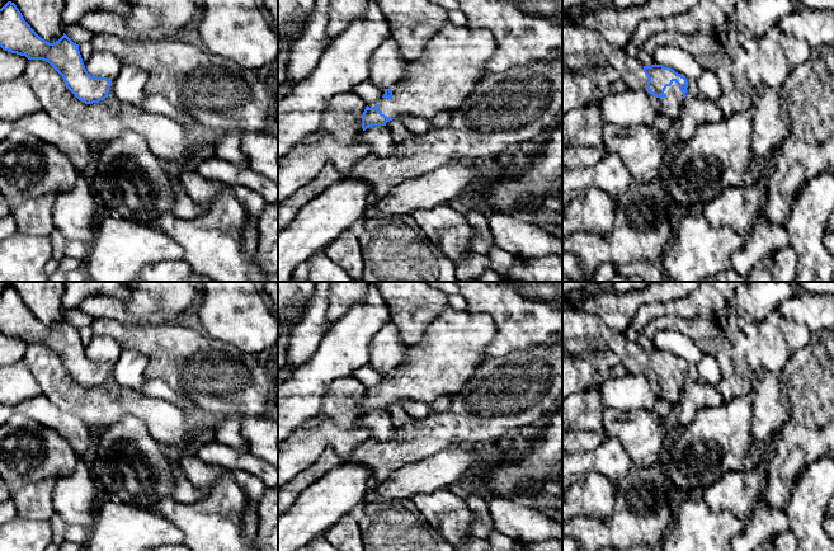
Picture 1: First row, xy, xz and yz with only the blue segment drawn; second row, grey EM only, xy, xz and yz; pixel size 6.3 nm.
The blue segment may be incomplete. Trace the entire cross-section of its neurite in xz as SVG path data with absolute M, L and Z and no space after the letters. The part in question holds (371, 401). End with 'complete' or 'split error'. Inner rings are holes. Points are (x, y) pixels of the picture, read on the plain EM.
M444 309L427 326L421 340L415 345L409 345L402 364L385 373L381 385L366 391L362 400L363 415L373 410L386 410L387 406L405 399L429 405L446 394L458 392L486 359L485 349L491 344L495 333L496 325L486 314Z; split error

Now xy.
M11 286L0 293L0 331L28 344L48 347L62 361L66 372L85 388L108 382L112 366L88 358L79 329L65 317L53 328L42 324Z; complete

